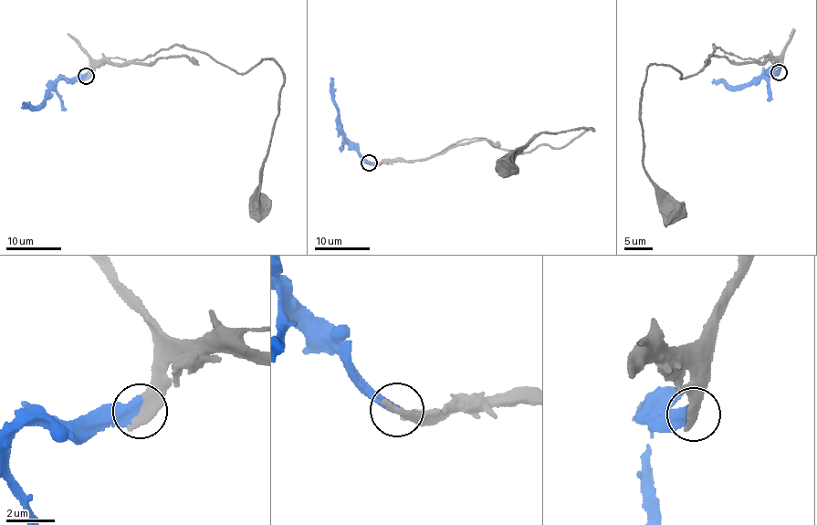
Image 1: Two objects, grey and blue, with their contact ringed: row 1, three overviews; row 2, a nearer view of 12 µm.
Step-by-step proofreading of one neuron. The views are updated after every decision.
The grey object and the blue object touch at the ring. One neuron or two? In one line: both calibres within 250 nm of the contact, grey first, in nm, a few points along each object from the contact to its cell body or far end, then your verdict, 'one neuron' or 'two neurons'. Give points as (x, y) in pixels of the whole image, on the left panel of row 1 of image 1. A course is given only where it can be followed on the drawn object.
500 nm thick on the grey side, 480 nm on the other; grey runs (86, 76), (103, 62), (138, 63), (174, 46), (207, 53), (236, 73), (275, 59), (284, 85), (259, 205); blue runs (86, 76), (61, 78), (36, 106), (20, 108); one neuron

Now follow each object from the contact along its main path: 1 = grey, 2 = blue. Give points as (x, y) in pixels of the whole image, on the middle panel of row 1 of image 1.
1: (369, 162), (430, 159), (463, 139), (484, 138), (518, 152), (559, 148), (593, 130), (537, 135), (508, 165)
2: (369, 162), (345, 136), (334, 104), (329, 78)

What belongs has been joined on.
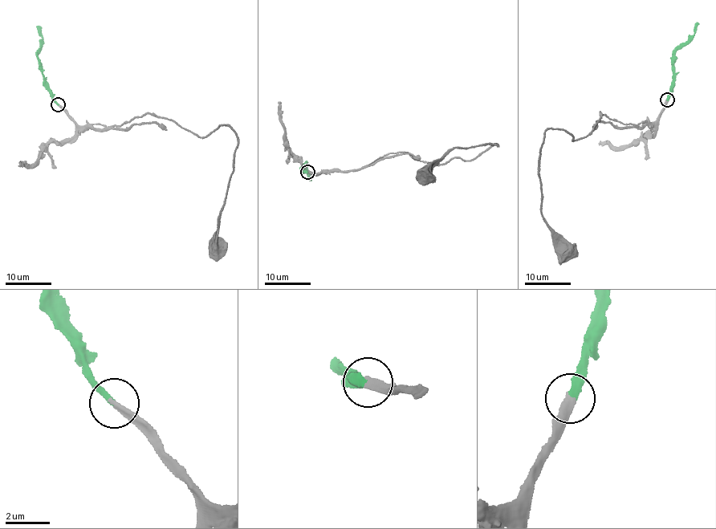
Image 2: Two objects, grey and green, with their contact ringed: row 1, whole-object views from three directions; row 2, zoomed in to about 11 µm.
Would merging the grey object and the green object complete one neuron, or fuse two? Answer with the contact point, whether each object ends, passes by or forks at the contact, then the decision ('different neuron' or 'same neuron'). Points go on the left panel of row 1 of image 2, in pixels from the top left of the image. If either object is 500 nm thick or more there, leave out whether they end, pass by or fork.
at (58, 104); grey ends there; green ends there; same neuron

